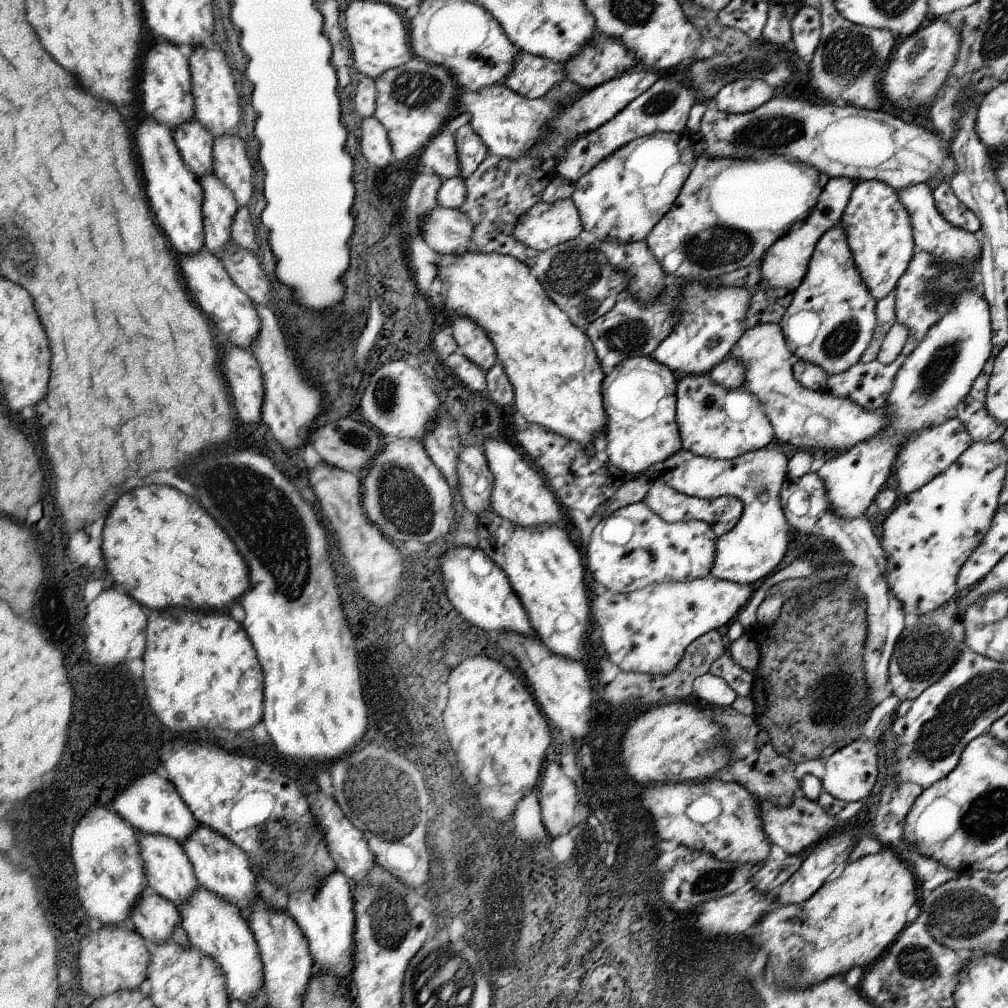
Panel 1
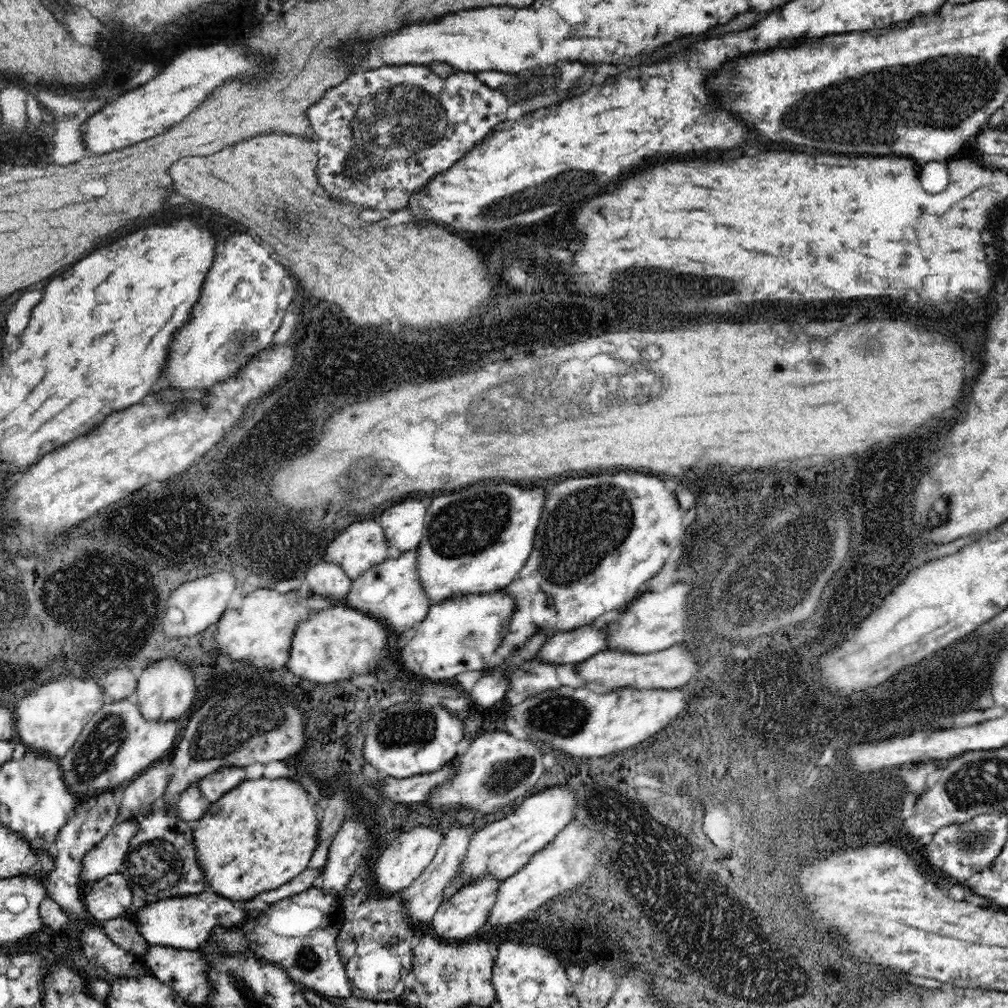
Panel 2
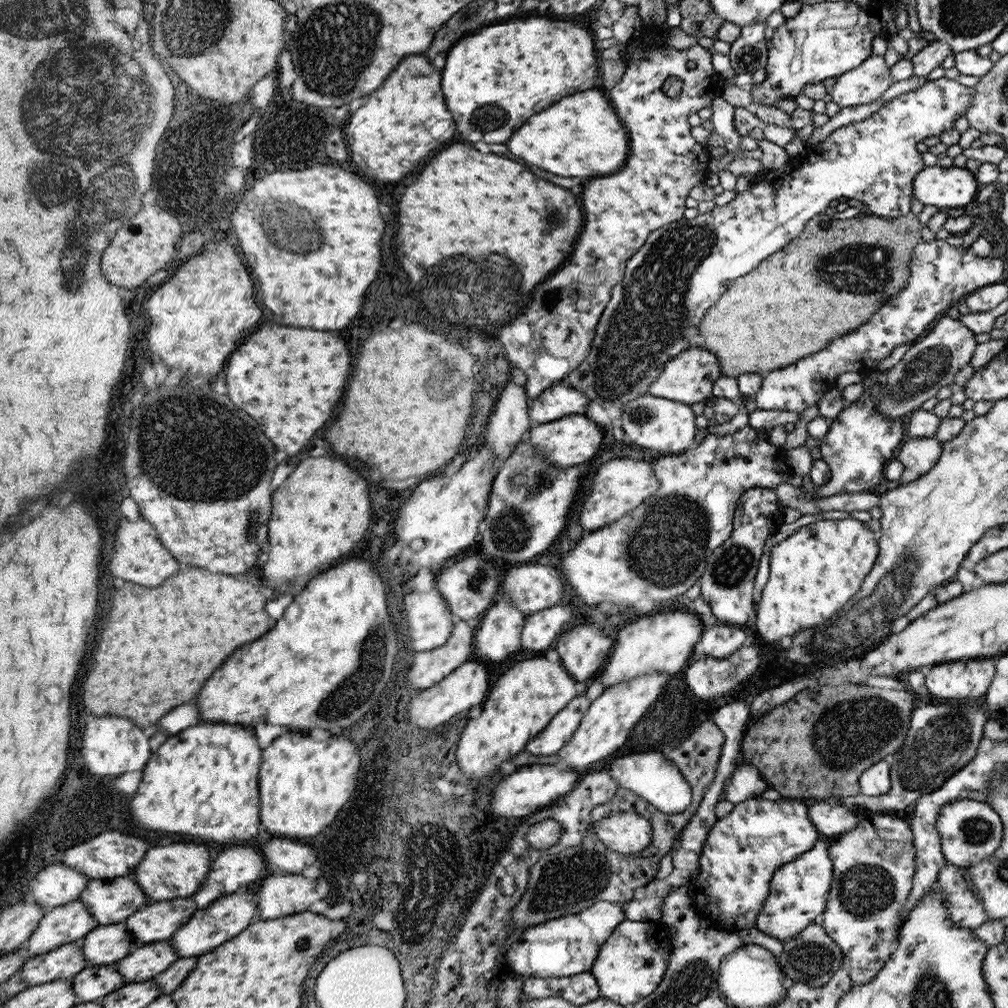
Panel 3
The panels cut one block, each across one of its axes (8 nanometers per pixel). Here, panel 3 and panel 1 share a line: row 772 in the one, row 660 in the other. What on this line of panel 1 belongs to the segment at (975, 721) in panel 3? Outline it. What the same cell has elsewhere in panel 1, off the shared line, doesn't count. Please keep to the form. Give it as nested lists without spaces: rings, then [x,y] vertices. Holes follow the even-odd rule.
[[[945,606],[927,614],[919,616],[915,620],[907,620],[905,630],[899,638],[899,642],[893,648],[893,656],[889,660],[889,686],[891,694],[903,700],[915,700],[925,688],[931,684],[937,684],[941,676],[951,668],[951,664],[957,660],[957,642],[965,642],[965,630],[963,630],[963,618],[953,618],[943,614]]]

